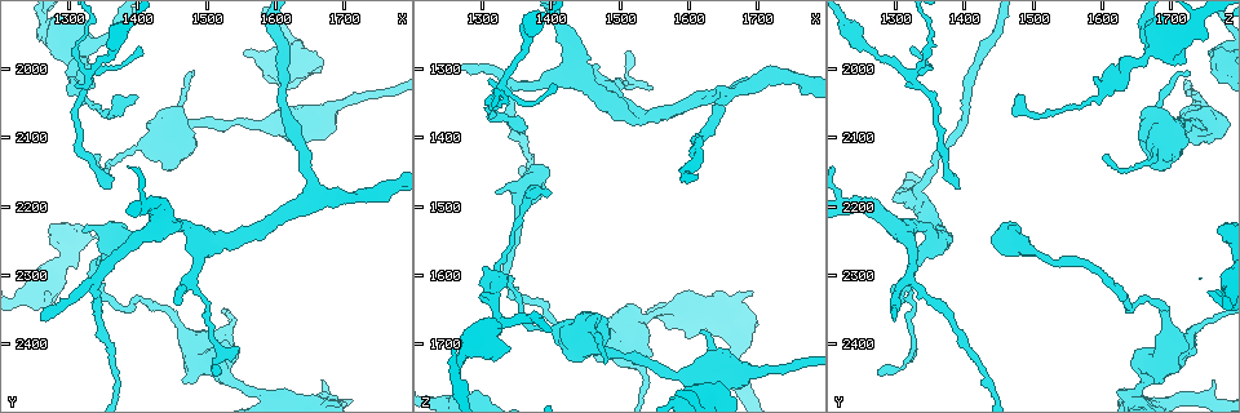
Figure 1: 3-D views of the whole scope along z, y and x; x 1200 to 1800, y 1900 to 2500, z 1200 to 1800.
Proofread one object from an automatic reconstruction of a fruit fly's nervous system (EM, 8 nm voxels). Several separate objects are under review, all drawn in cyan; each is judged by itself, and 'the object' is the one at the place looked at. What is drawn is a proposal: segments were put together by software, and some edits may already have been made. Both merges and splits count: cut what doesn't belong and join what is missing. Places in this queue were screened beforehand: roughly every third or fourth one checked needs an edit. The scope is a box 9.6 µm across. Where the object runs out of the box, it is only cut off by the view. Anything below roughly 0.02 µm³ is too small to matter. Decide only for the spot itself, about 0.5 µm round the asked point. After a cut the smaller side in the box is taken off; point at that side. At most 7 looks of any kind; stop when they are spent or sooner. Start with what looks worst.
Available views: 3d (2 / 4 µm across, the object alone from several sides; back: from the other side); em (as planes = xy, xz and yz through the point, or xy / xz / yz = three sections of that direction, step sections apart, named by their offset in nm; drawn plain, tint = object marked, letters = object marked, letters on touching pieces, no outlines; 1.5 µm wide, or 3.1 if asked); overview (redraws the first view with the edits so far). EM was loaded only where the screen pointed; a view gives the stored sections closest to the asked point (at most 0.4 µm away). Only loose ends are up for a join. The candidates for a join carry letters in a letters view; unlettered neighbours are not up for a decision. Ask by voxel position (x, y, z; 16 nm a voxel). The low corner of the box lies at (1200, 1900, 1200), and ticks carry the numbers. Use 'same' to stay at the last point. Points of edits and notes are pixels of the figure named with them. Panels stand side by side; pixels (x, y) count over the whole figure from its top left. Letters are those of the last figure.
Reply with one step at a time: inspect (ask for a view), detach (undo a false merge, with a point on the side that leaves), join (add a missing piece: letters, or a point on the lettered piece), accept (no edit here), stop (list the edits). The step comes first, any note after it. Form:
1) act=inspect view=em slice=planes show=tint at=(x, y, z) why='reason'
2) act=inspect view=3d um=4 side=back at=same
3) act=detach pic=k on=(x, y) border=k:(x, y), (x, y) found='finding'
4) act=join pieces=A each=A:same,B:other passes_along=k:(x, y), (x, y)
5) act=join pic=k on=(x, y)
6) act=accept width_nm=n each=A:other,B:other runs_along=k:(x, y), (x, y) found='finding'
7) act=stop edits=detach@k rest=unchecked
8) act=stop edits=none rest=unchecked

act=inspect view=3d um=2 at=(1260, 2365, 1300) why='free end'

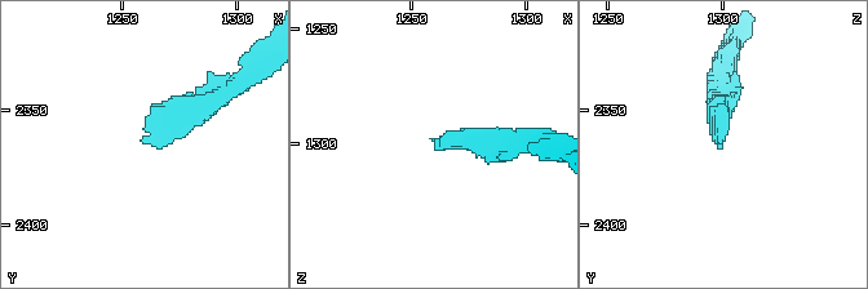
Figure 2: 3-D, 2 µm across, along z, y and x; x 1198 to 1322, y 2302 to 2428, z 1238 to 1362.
act=inspect view=em slice=yz step=8 show=letters at=(1259, 2363, 1297) why='now the EM'

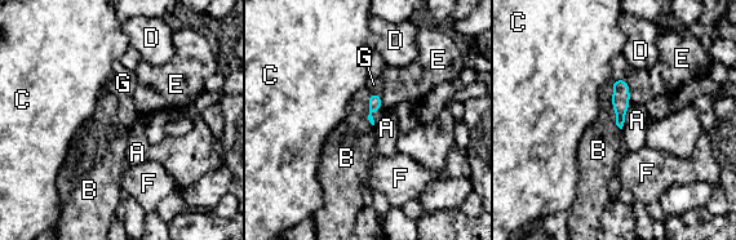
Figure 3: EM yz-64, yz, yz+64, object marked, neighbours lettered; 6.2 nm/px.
act=inspect view=em slice=planes show=letters at=same

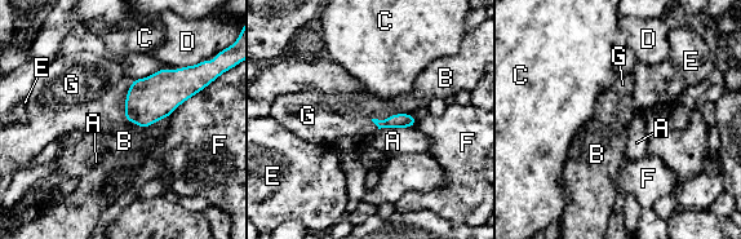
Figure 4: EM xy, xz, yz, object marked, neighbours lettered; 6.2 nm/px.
act=join pieces=G longest_contact=F:300nm each=A:other,B:other,C:other,D:other,E:other,F:other,G:same passes_along=4:(149, 100), (125, 100), (91, 80) found='it goes on there'

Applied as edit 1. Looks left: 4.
act=inspect view=3d um=2 at=(1480, 2000, 1725)

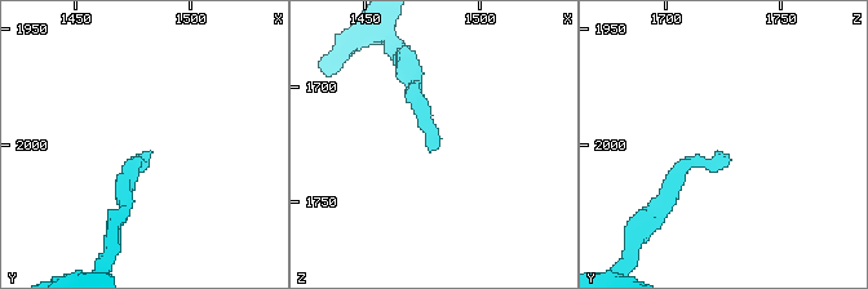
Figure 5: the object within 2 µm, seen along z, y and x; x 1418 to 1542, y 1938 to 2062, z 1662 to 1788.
act=inspect view=em slice=xy step=8 show=letters at=(1480, 2003, 1727) why='now the EM'

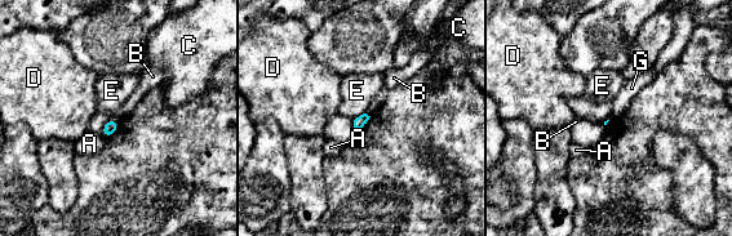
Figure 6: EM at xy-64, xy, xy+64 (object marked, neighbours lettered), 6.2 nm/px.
act=accept each=A:other,B:other,C:other,D:other,E:other,G:other border=6:(364, 112), (351, 119) found='none of them fits'

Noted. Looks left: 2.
act=inspect view=em slice=planes show=letters at=(1340, 2125, 1600)

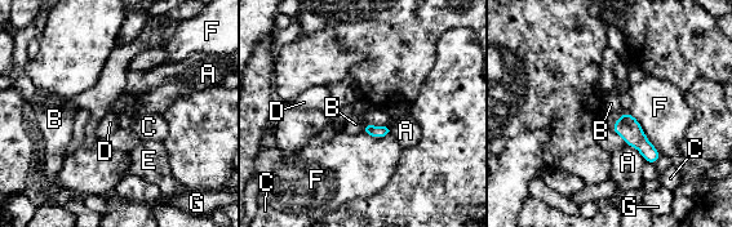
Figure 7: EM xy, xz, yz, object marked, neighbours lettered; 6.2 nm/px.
act=accept each=A:other,B:other,C:other,D:other,E:other,F:other,G:other border=7:(367, 121), (360, 132) found='none of them fits'

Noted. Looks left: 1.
act=stop edits=join@4 rest=unchecked

